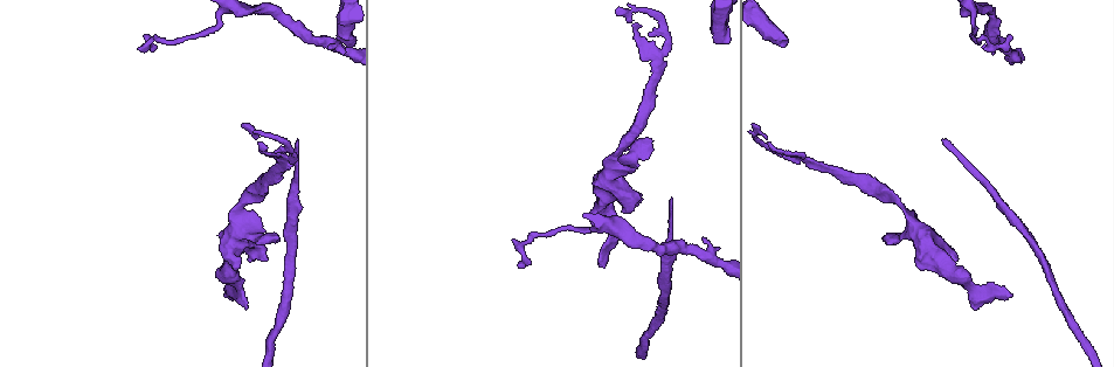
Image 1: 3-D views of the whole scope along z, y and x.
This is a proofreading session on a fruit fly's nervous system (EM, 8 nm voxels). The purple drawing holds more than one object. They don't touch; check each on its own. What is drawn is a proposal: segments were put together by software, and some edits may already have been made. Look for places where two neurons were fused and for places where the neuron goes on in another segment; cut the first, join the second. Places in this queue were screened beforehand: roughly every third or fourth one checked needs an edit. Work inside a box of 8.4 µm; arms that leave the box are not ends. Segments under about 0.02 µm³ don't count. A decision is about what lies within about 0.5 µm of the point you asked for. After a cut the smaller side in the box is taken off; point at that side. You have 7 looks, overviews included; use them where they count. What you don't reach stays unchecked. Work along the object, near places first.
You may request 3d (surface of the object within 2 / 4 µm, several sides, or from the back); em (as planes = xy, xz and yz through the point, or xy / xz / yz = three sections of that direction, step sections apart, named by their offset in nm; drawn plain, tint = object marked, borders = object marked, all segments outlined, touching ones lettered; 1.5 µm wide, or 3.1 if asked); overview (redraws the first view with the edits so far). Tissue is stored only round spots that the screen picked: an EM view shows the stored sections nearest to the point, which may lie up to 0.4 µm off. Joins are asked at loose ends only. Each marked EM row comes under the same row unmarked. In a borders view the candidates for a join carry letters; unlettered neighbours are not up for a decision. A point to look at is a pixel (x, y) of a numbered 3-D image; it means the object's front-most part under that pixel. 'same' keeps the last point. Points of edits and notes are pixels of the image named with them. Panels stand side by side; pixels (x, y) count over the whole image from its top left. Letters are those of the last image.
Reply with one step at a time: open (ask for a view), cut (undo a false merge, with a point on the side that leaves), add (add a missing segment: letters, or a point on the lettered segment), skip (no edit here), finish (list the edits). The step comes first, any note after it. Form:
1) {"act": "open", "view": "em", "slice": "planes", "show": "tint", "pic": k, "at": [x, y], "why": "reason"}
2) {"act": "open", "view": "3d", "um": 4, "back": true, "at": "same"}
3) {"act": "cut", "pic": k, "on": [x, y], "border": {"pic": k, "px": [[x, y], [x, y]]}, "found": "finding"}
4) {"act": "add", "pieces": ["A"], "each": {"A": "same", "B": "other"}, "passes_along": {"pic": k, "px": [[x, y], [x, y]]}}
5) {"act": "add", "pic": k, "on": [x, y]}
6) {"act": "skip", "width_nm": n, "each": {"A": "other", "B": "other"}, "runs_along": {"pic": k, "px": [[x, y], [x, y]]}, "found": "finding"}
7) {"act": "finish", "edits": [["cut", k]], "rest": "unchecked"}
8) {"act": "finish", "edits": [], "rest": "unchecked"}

{"act": "open", "view": "em", "slice": "planes", "show": "borders", "pic": 1, "at": [773, 33], "why": "thick turns thin"}

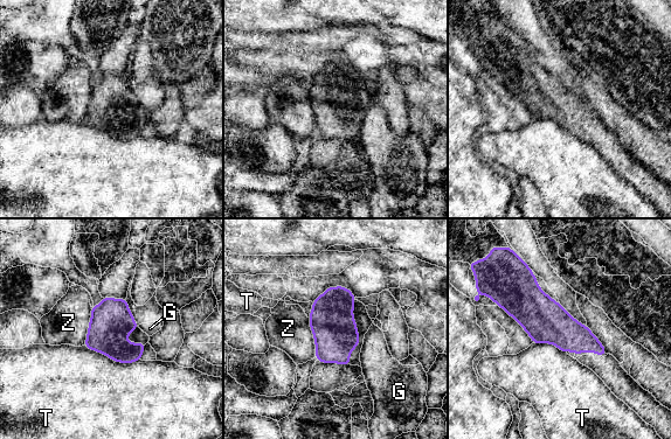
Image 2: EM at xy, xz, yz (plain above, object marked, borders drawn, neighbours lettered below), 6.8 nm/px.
{"act": "skip", "each": {"G": "other", "T": "other", "Z": "other"}, "border": {"pic": 2, "px": [[83, 346], [120, 362], [139, 360]]}, "found": "one neuron here"}

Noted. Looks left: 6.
{"act": "open", "view": "em", "slice": "planes", "show": "borders", "pic": 1, "at": [267, 257]}

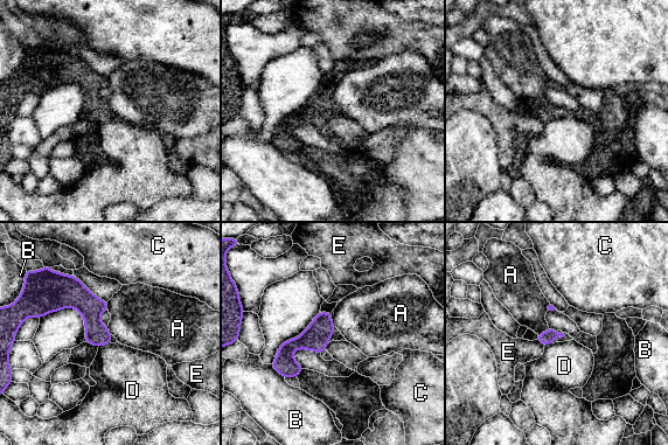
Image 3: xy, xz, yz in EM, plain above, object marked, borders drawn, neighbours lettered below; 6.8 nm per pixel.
{"act": "skip", "each": {"A": "other", "B": "other", "C": "other", "D": "other", "E": "other"}, "border": {"pic": 3, "px": [[329, 313], [334, 326]]}, "found": "no lettered segment goes on from it"}

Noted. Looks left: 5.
{"act": "open", "view": "em", "slice": "xz", "step": 4, "show": "borders", "pic": 1, "at": [1010, 295]}

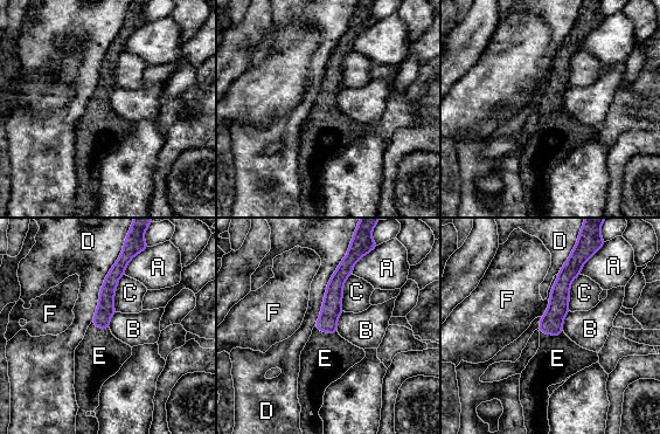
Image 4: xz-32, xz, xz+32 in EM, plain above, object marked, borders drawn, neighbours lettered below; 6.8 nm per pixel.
{"act": "open", "view": "em", "slice": "planes", "show": "borders", "at": "same", "why": "cut it another way"}

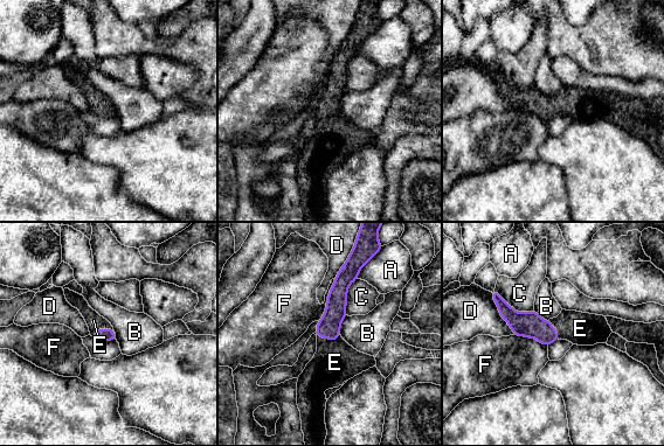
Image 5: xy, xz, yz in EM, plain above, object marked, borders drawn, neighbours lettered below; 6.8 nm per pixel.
{"act": "add", "pieces": ["E"], "each": {"A": "other", "B": "other", "C": "other", "D": "other", "E": "same", "F": "other"}, "passes_along": {"pic": 5, "px": [[108, 334], [103, 329], [94, 320]]}, "found": "the neuron continues"}

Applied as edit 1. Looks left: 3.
{"act": "finish", "edits": [["add", 5]], "rest": "unchecked"}

